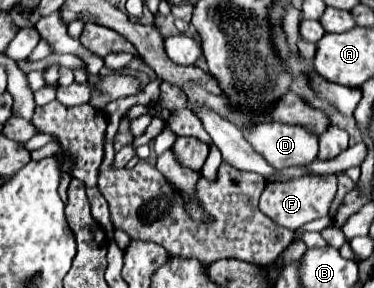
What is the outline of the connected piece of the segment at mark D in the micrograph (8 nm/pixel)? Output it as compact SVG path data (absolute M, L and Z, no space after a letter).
M264 122L242 130L246 140L276 170L290 166L308 166L318 156L318 136L304 126L284 122Z

